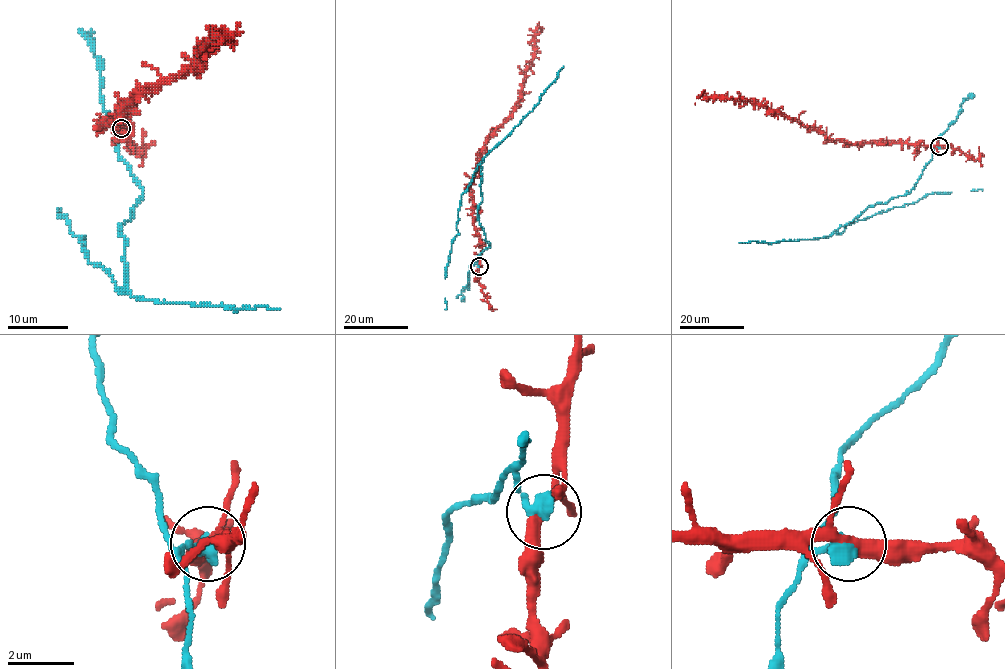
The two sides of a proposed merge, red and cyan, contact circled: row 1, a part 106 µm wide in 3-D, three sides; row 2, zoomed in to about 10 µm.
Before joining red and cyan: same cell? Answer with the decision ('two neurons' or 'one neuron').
one neuron

